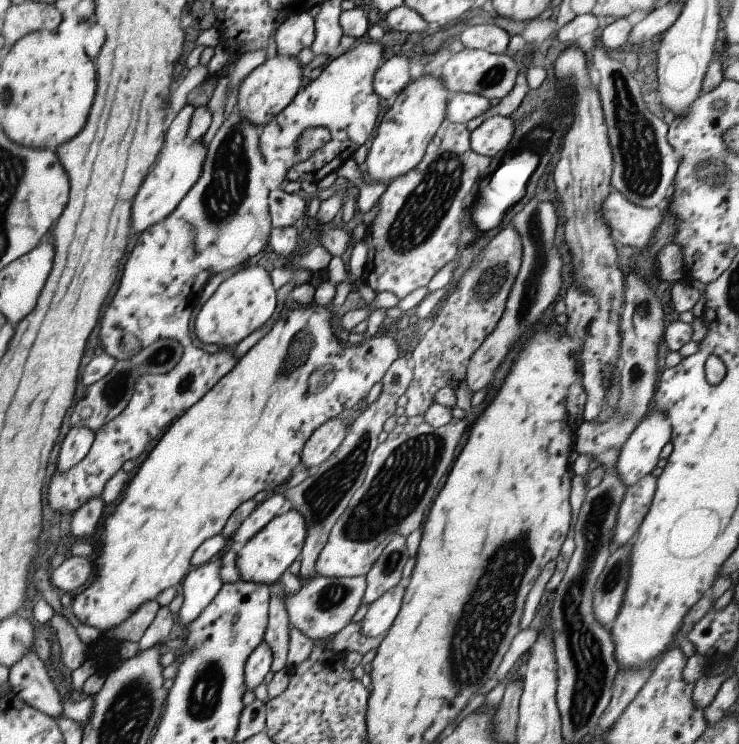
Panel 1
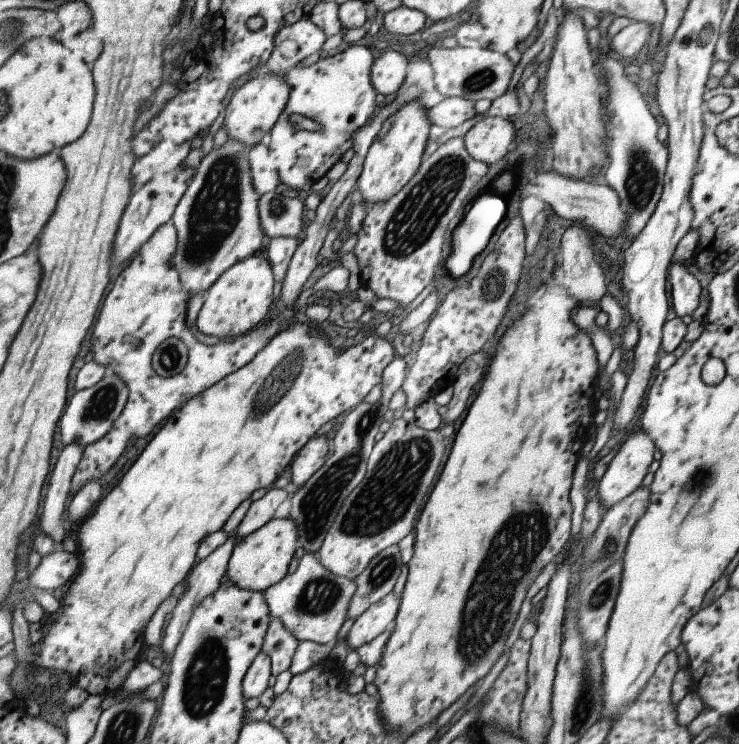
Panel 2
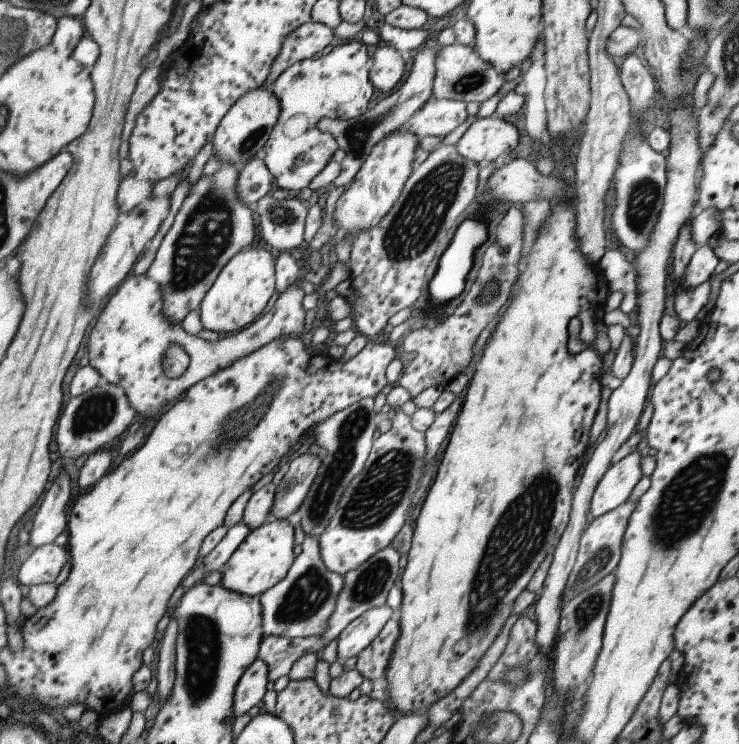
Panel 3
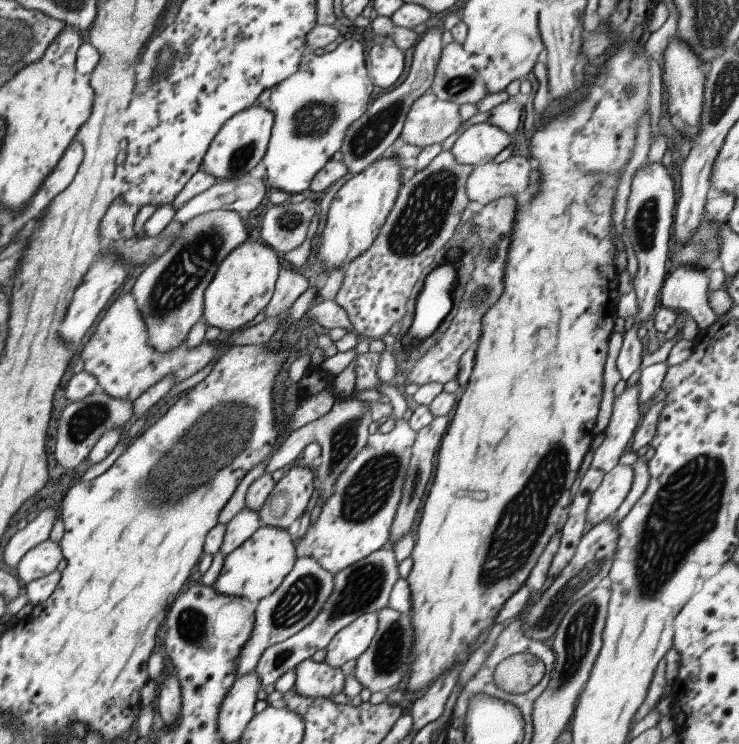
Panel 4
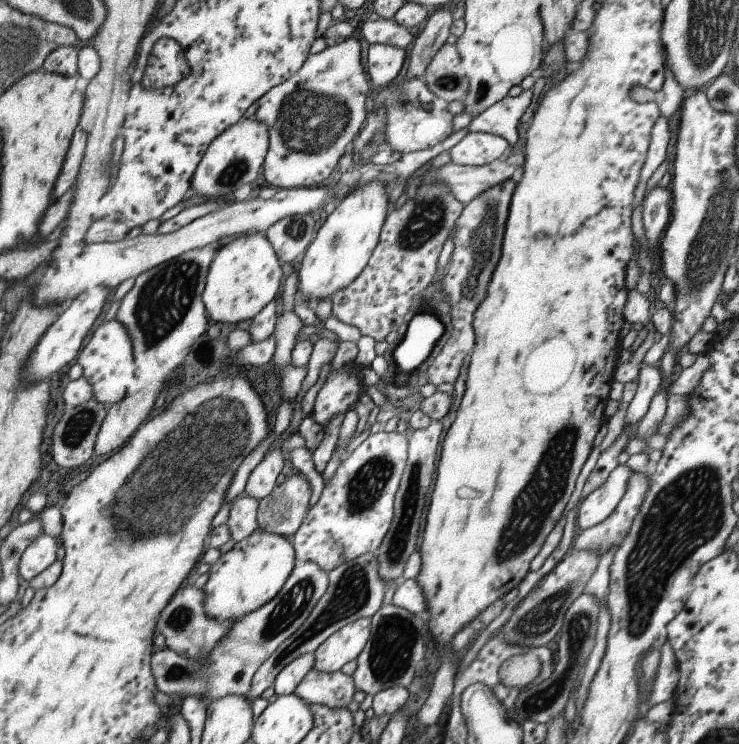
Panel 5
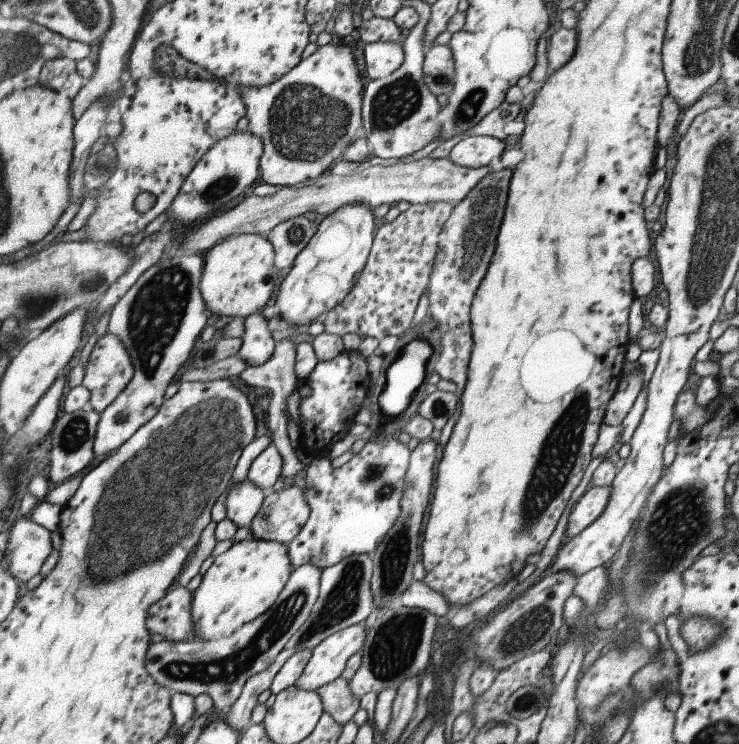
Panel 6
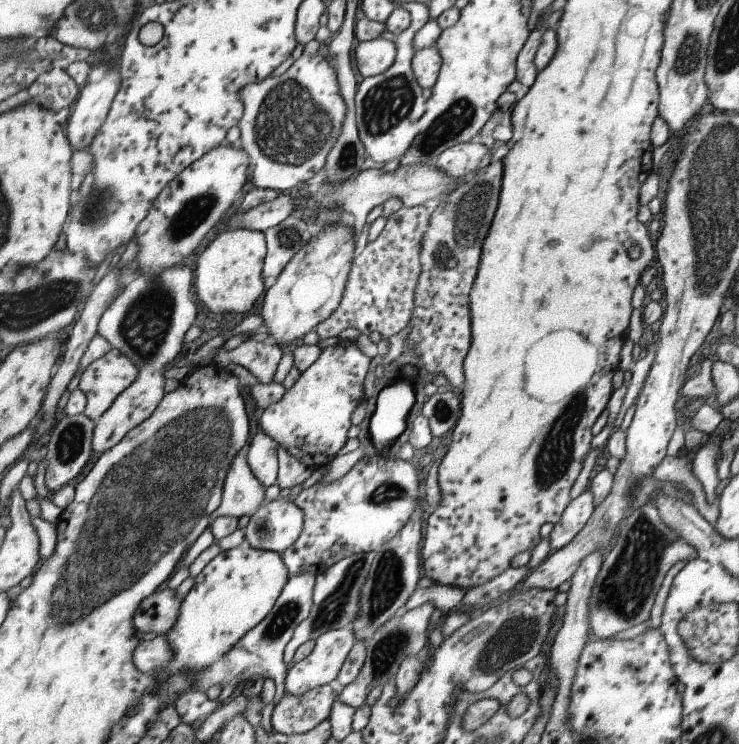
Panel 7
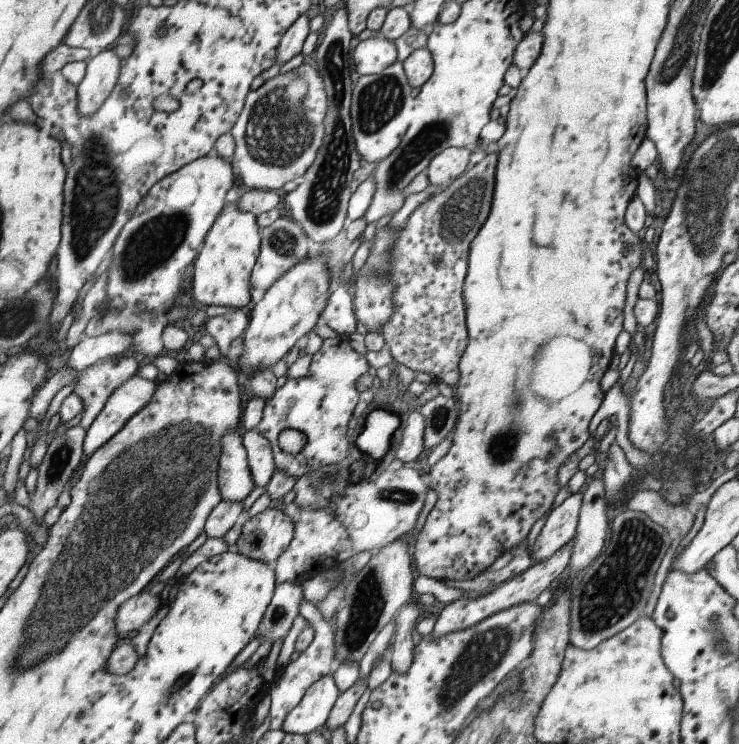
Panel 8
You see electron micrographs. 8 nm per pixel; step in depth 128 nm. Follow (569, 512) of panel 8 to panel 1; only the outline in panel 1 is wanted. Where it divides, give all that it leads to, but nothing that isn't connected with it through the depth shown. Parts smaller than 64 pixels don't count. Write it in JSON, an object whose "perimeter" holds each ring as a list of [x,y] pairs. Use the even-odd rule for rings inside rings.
{"perimeter":[[[657,410],[653,414],[649,412],[649,416],[645,416],[645,419],[633,428],[615,460],[615,472],[626,487],[651,473],[659,460],[661,448],[669,442],[669,434],[671,424],[667,416]]]}

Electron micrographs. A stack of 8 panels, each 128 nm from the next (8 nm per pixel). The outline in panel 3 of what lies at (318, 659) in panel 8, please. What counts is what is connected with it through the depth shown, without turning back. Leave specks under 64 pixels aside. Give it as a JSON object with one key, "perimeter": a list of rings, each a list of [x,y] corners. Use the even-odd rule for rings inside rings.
{"perimeter":[[[383,605],[379,608],[371,608],[355,618],[337,637],[336,661],[344,663],[345,660],[357,657],[361,650],[373,641],[379,634],[385,622],[391,616],[389,606]]]}

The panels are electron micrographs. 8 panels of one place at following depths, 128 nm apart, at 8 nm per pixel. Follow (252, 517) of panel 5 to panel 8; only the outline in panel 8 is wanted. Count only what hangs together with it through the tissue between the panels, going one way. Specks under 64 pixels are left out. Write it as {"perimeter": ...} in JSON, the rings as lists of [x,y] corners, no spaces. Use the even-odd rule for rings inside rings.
{"perimeter":[[[241,432],[227,433],[220,442],[217,486],[223,501],[241,503],[255,488],[242,445]]]}

